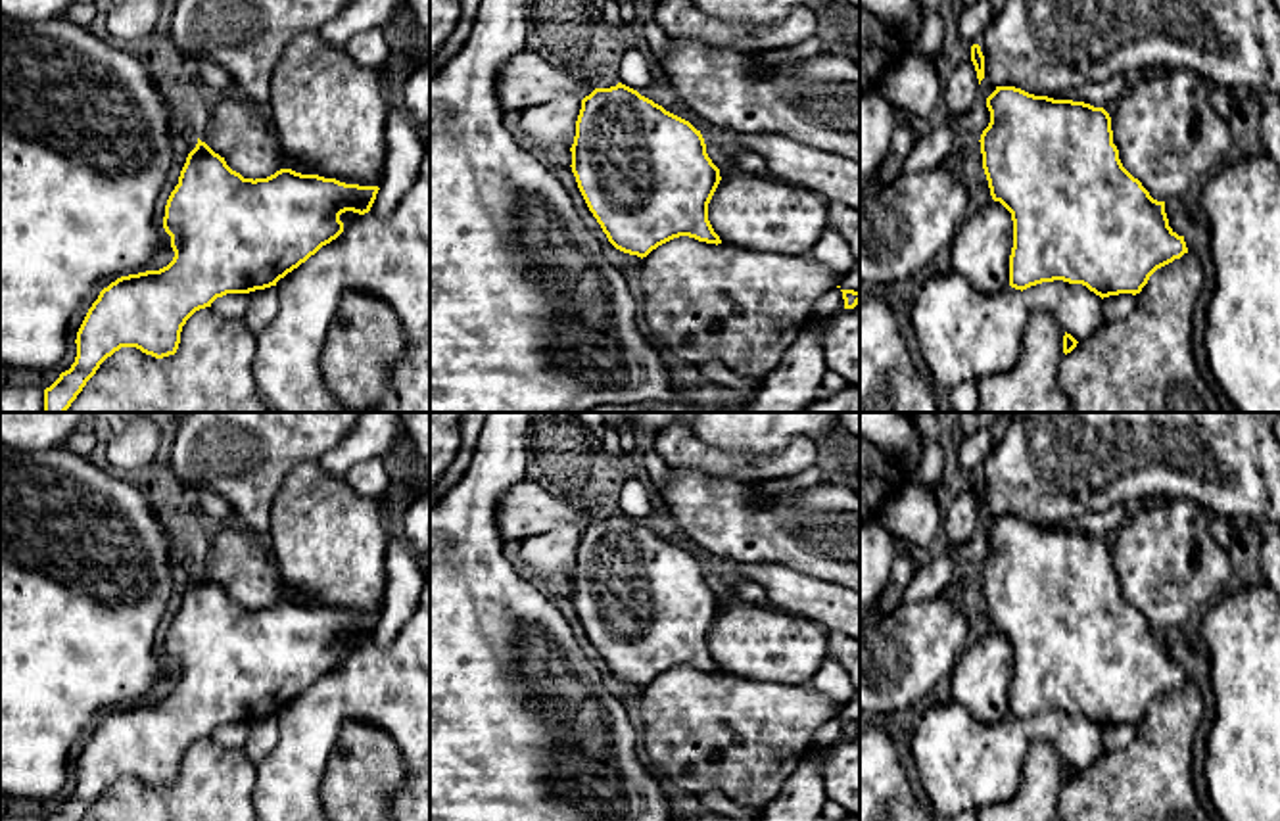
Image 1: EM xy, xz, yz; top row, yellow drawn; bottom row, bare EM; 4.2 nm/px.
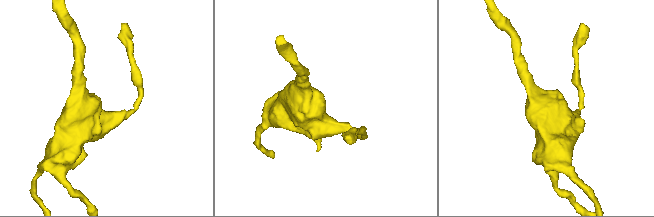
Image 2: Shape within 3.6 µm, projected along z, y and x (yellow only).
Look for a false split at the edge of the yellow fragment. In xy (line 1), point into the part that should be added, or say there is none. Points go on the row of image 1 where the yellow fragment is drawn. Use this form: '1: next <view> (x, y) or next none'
1: next none

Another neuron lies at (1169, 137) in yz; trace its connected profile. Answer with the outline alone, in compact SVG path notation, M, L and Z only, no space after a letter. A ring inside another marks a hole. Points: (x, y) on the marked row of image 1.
M1186 69L1140 75L1117 100L1111 117L1113 144L1123 167L1157 201L1199 190L1230 159L1230 127L1211 104L1211 82Z

